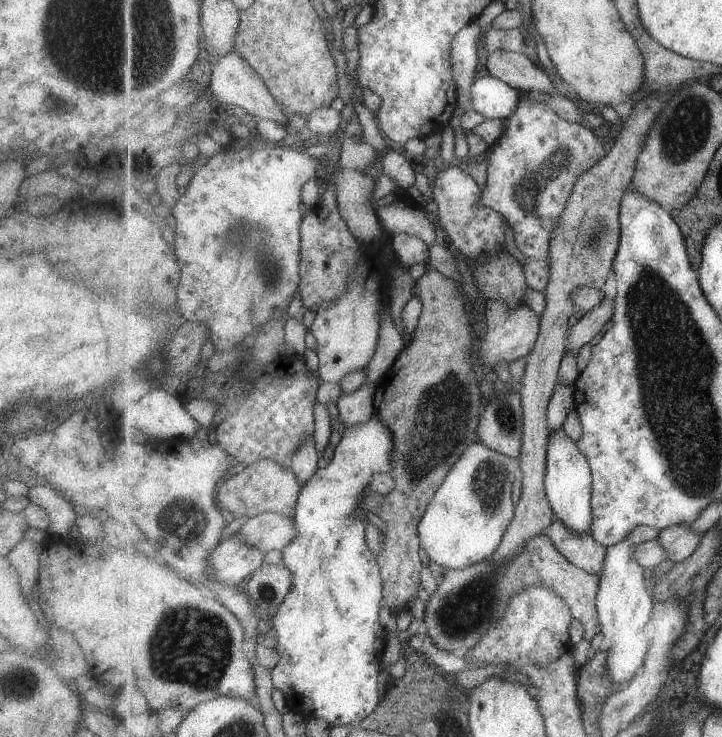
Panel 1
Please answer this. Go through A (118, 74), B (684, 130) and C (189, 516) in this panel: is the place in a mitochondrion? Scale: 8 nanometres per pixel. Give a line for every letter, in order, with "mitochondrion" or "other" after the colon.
A: mitochondrion
B: mitochondrion
C: mitochondrion

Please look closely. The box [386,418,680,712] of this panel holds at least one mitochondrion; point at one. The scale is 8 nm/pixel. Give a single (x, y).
(465, 610)

